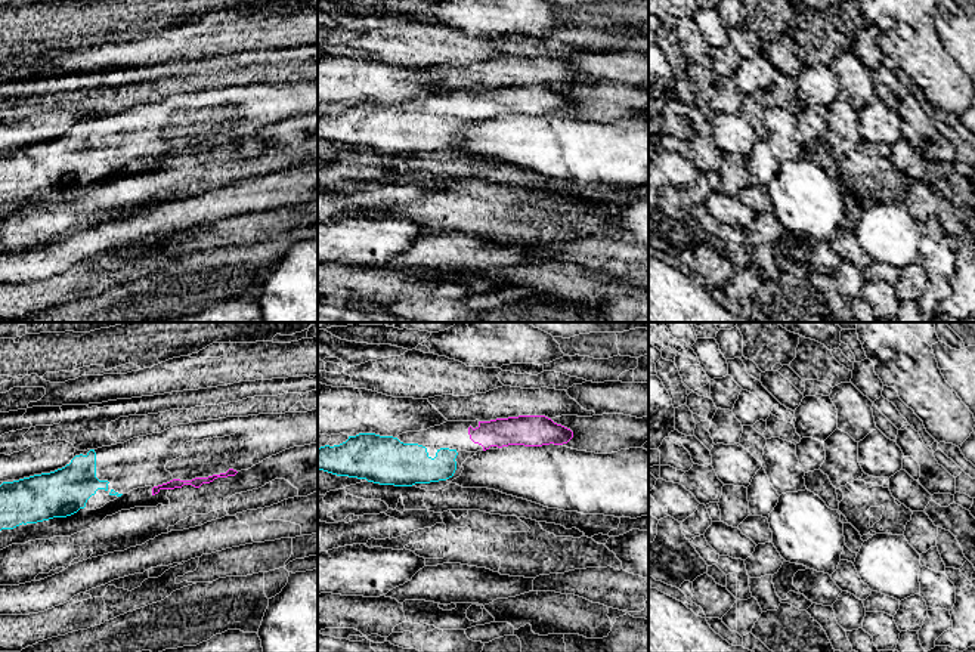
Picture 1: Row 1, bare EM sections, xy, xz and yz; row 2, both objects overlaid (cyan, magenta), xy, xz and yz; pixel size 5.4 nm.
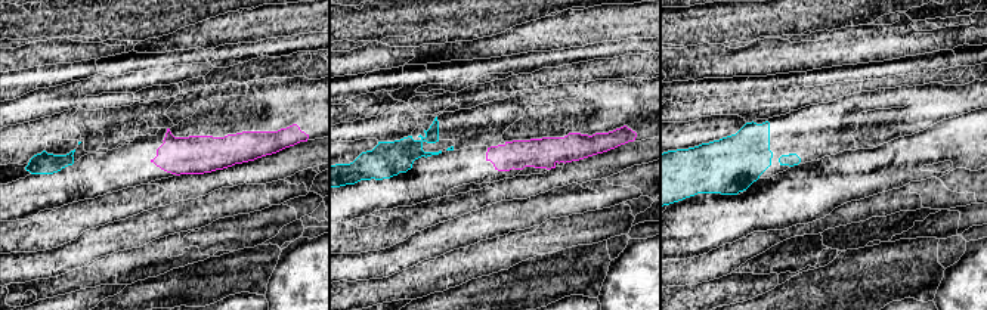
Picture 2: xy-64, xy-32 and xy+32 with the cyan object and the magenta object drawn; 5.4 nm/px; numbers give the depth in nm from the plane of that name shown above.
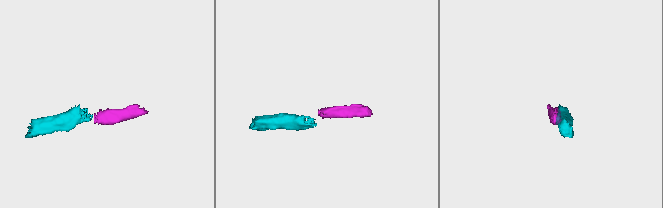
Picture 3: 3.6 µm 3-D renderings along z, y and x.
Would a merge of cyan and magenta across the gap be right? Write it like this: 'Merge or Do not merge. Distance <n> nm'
Merge. Distance 100 nm

